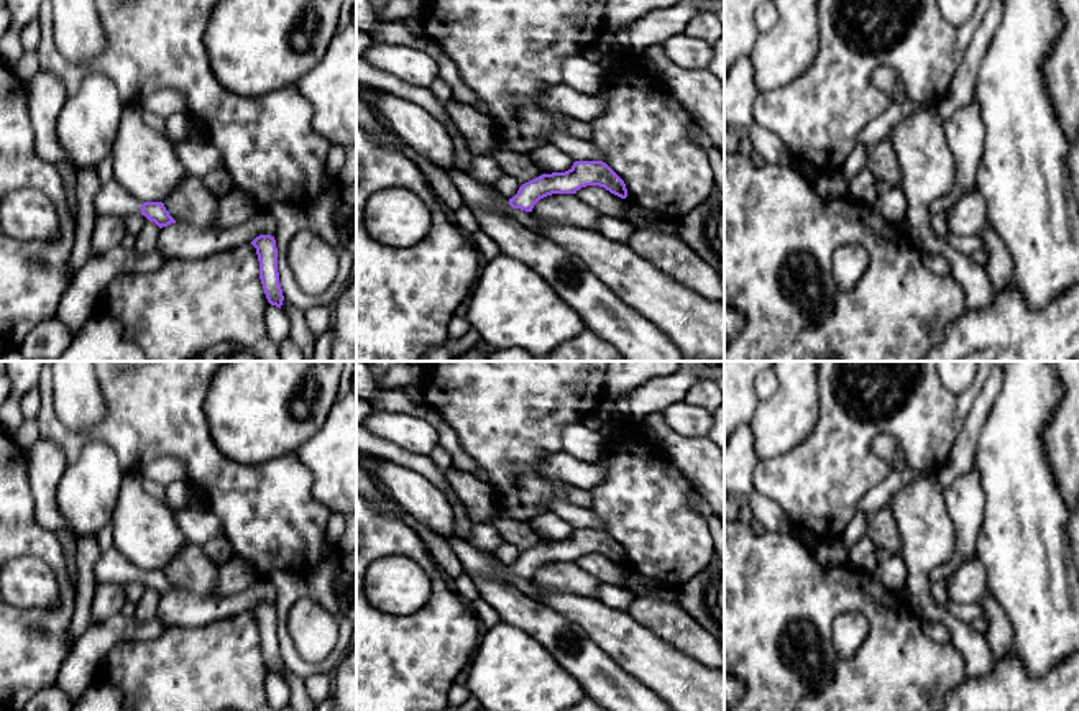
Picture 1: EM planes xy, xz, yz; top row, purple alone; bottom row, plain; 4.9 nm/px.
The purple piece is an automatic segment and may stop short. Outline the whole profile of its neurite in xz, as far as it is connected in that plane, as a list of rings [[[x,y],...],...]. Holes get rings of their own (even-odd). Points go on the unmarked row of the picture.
[[[575,529],[565,540],[542,542],[522,552],[512,567],[496,563],[484,552],[475,548],[468,540],[455,535],[447,540],[460,558],[463,573],[484,576],[507,583],[507,575],[532,580],[534,573],[552,562],[576,562],[581,555],[599,553],[611,562],[626,567],[624,548],[603,529]]]

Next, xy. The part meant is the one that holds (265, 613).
[[[259,603],[251,609],[251,612],[256,616],[259,629],[259,647],[266,667],[271,673],[281,677],[284,663],[279,652],[276,608],[271,603]]]

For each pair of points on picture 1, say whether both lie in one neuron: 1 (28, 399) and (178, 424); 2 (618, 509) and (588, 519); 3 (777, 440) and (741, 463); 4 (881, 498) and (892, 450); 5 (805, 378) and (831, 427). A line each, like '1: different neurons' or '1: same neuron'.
1: different neurons
2: different neurons
3: different neurons
4: same neuron
5: different neurons

